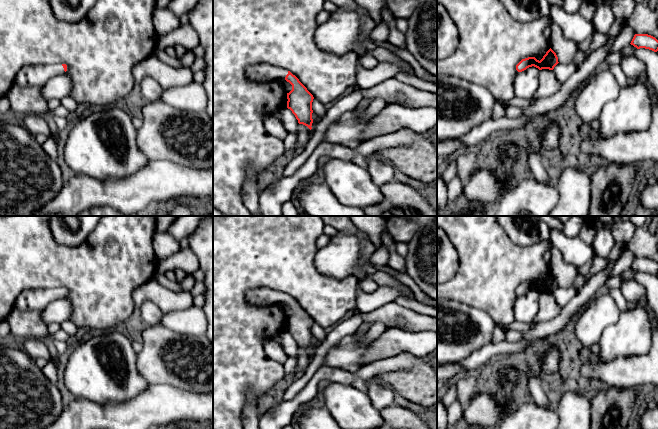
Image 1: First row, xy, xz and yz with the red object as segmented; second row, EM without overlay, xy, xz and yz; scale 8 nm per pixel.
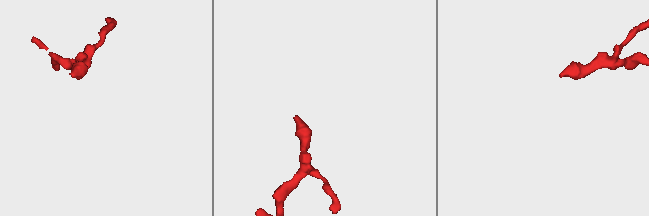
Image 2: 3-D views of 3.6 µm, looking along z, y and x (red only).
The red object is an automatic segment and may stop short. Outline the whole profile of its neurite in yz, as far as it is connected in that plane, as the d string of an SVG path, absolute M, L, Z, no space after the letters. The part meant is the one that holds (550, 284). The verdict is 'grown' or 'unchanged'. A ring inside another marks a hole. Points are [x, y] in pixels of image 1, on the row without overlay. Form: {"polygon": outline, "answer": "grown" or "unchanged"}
{"polygon": "M550 272L540 285L537 284L535 281L528 281L528 282L522 283L516 289L516 294L518 296L522 296L532 290L538 292L539 294L542 294L542 293L553 294L558 287L559 287L558 281L556 277Z", "answer": "unchanged"}

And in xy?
{"polygon": "M36 288L21 292L15 301L15 308L20 311L43 311L52 301L67 295L66 288Z", "answer": "grown"}

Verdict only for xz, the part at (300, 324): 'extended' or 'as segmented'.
extended

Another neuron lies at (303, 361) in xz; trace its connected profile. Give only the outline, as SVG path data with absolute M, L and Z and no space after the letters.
M298 348L297 352L297 371L305 370L307 366L310 364L310 353L303 349Z

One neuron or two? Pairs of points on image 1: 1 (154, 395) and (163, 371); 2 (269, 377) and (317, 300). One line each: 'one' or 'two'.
1: two
2: one

